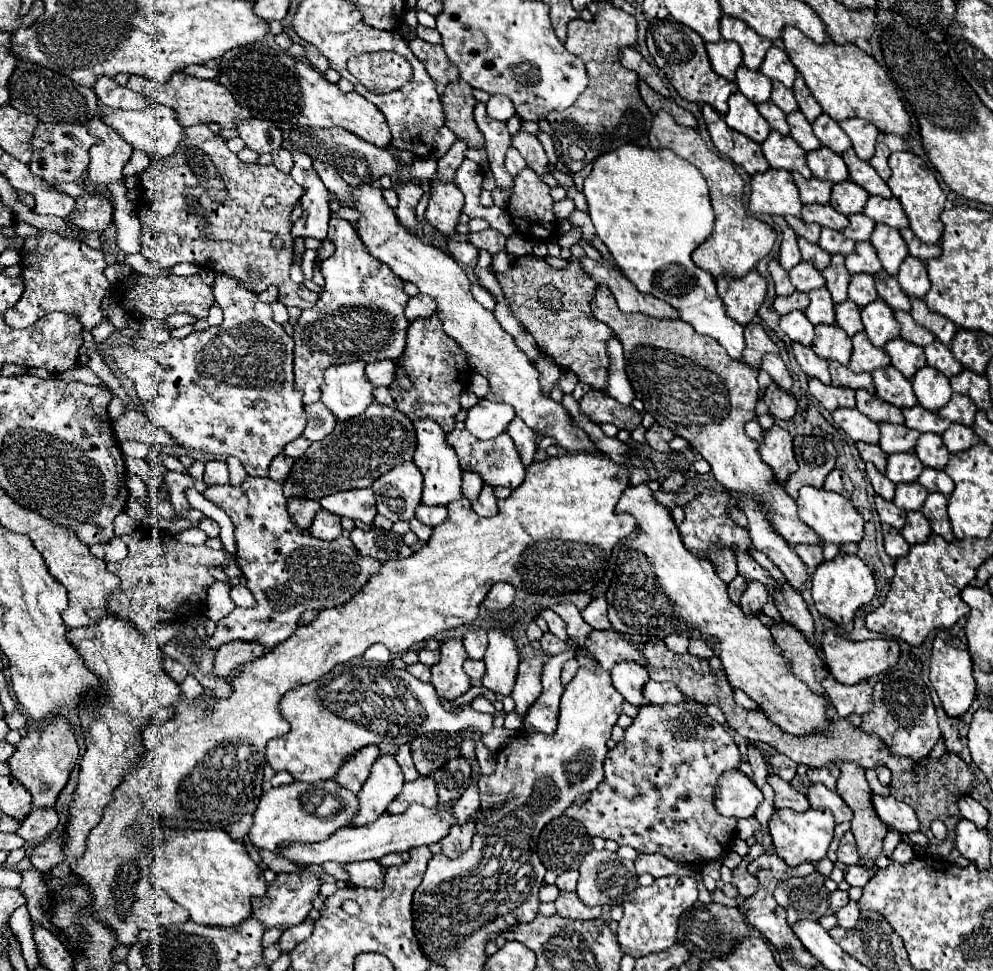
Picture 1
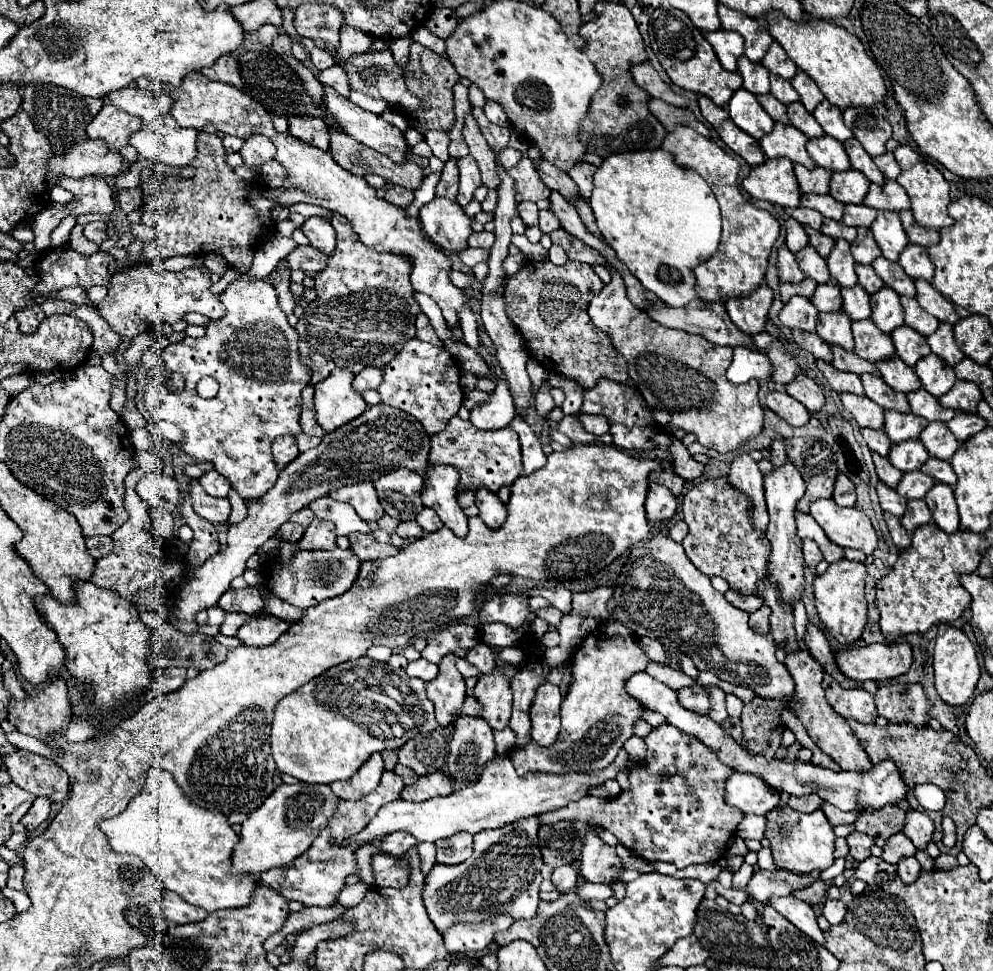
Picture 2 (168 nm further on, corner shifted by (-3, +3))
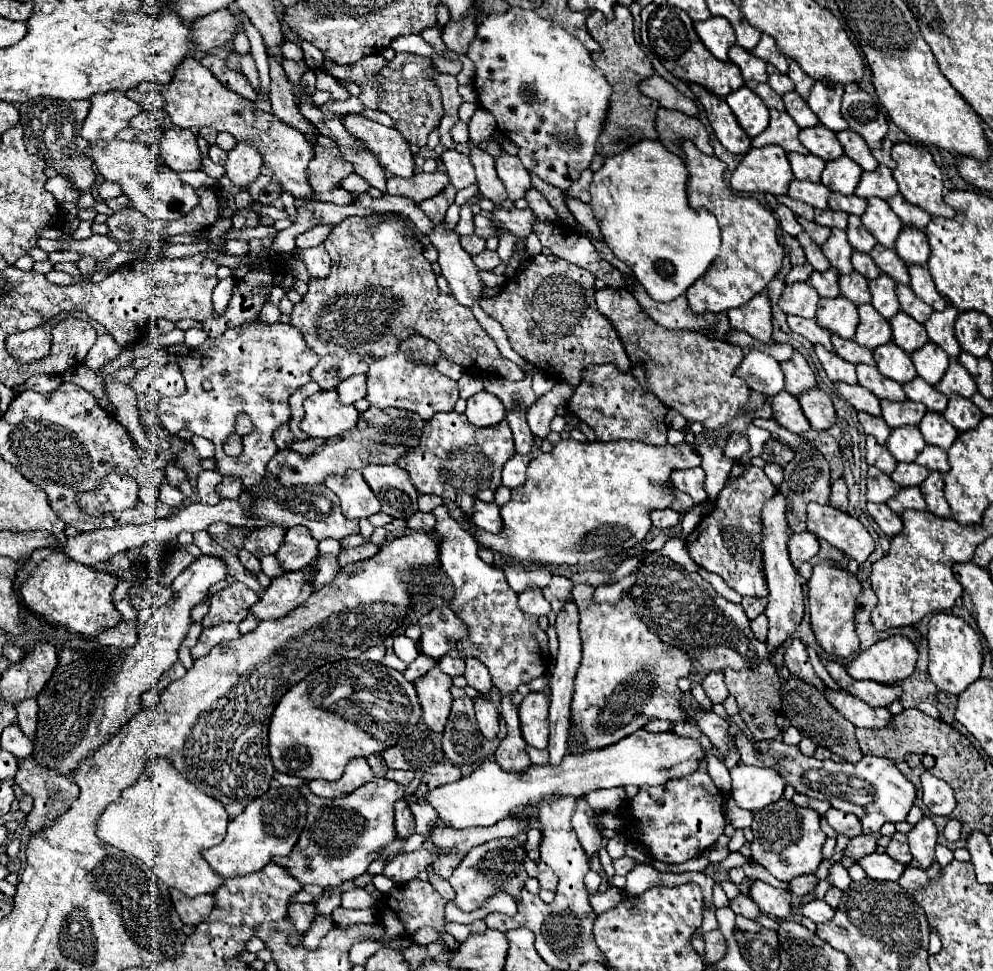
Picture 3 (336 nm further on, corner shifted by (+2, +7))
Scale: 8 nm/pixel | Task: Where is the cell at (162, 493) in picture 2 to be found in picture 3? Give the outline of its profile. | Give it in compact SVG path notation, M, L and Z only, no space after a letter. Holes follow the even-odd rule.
M163 483L161 487L159 487L159 499L163 501L163 503L167 503L169 507L177 507L177 505L181 505L181 501L183 501L183 493L177 489L177 487L173 487L173 485L169 485L169 483Z

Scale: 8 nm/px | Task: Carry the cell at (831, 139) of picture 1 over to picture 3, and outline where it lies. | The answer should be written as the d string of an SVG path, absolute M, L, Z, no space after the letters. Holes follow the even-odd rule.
M815 83L811 89L811 95L807 99L811 111L819 117L821 125L827 129L839 133L847 129L847 121L841 117L841 97L843 97L843 87L841 85L825 85L825 83Z

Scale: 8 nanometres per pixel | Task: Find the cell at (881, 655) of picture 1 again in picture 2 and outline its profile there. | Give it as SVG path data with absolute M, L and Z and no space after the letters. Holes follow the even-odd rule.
M898 641L898 643L872 643L868 647L860 647L860 649L850 649L850 651L840 651L836 655L836 663L838 669L854 679L854 681L884 681L884 679L896 679L900 675L904 675L910 665L912 665L912 647L906 641Z

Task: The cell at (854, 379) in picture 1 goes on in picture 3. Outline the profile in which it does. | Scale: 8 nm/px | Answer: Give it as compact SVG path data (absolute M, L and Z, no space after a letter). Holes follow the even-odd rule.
M833 335L831 339L833 347L835 347L835 353L853 363L853 365L859 365L859 363L865 363L865 365L875 365L875 359L873 359L873 353L871 349L861 349L861 345L857 345L853 339L843 339L843 337L837 337Z

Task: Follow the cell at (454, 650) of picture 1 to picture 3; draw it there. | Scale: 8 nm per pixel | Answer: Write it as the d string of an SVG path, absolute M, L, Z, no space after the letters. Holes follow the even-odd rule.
M435 665L425 677L415 681L415 689L423 707L425 725L435 733L443 733L453 703L451 677L443 673L439 665Z

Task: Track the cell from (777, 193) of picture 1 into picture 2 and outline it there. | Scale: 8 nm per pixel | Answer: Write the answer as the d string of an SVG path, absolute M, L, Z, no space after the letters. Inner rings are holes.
M788 157L766 159L754 165L750 175L742 181L742 187L750 197L766 199L780 207L798 207L800 203L800 187Z

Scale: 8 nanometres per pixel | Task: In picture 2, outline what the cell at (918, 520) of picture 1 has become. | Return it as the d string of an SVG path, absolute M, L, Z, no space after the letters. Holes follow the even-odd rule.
M924 499L908 501L906 513L904 513L904 517L900 519L900 523L904 525L904 529L910 531L910 533L912 533L916 527L926 525L926 523L930 523L930 521L932 521L932 513L930 513L930 509L928 509L928 505L926 505Z

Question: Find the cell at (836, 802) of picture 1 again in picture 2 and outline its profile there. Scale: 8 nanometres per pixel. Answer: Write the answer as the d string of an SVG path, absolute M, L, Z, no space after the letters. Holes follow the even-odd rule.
M824 803L822 805L822 811L824 811L824 815L826 815L826 819L830 821L830 825L842 825L842 823L846 823L846 825L852 825L856 819L858 819L858 813L844 813L844 811L840 811L840 809L836 809L834 805L830 805L830 803Z

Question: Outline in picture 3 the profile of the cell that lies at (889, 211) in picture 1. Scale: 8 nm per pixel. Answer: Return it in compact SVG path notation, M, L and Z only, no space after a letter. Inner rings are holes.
M879 165L873 173L863 173L855 195L863 199L879 197L879 199L889 199L899 193L899 185L891 175L891 169L885 165Z

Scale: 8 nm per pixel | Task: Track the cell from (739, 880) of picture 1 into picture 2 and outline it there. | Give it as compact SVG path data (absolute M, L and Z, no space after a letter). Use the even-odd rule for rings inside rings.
M756 871L746 887L748 895L760 903L768 903L772 895L790 895L796 889L810 887L818 879L818 871L810 875L794 875L790 871Z

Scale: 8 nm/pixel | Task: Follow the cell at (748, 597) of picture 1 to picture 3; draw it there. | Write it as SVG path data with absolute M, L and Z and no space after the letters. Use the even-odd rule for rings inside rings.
M761 613L759 617L755 617L751 621L751 631L755 633L755 637L759 641L765 641L767 639L767 617L765 617L765 613Z

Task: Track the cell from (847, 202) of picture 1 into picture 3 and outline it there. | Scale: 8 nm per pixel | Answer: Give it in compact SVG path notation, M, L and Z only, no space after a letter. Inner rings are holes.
M843 155L839 159L827 161L823 175L821 175L821 183L835 193L853 195L859 179L861 179L861 173L863 173L863 169L859 169L853 161L849 161L849 157Z

